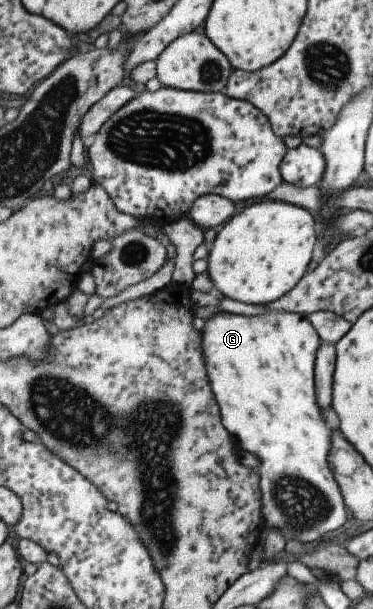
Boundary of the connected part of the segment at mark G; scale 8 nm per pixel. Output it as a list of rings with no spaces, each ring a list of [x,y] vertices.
[[[271,311],[255,316],[243,316],[233,313],[215,313],[210,319],[205,321],[205,326],[202,332],[202,353],[206,358],[206,367],[210,376],[210,383],[215,392],[215,396],[219,396],[219,404],[223,408],[223,424],[232,436],[237,436],[243,448],[247,448],[249,452],[255,452],[261,458],[261,464],[258,471],[262,476],[262,493],[263,506],[266,526],[281,529],[287,539],[300,540],[301,542],[309,542],[322,537],[322,534],[327,534],[331,530],[339,528],[345,522],[345,501],[342,499],[341,489],[338,487],[336,480],[333,480],[334,475],[327,468],[327,452],[329,452],[329,434],[331,430],[325,426],[321,412],[315,404],[315,392],[313,392],[313,358],[315,358],[315,350],[319,347],[319,338],[317,338],[317,330],[308,320],[303,318],[299,313],[293,311]]]

